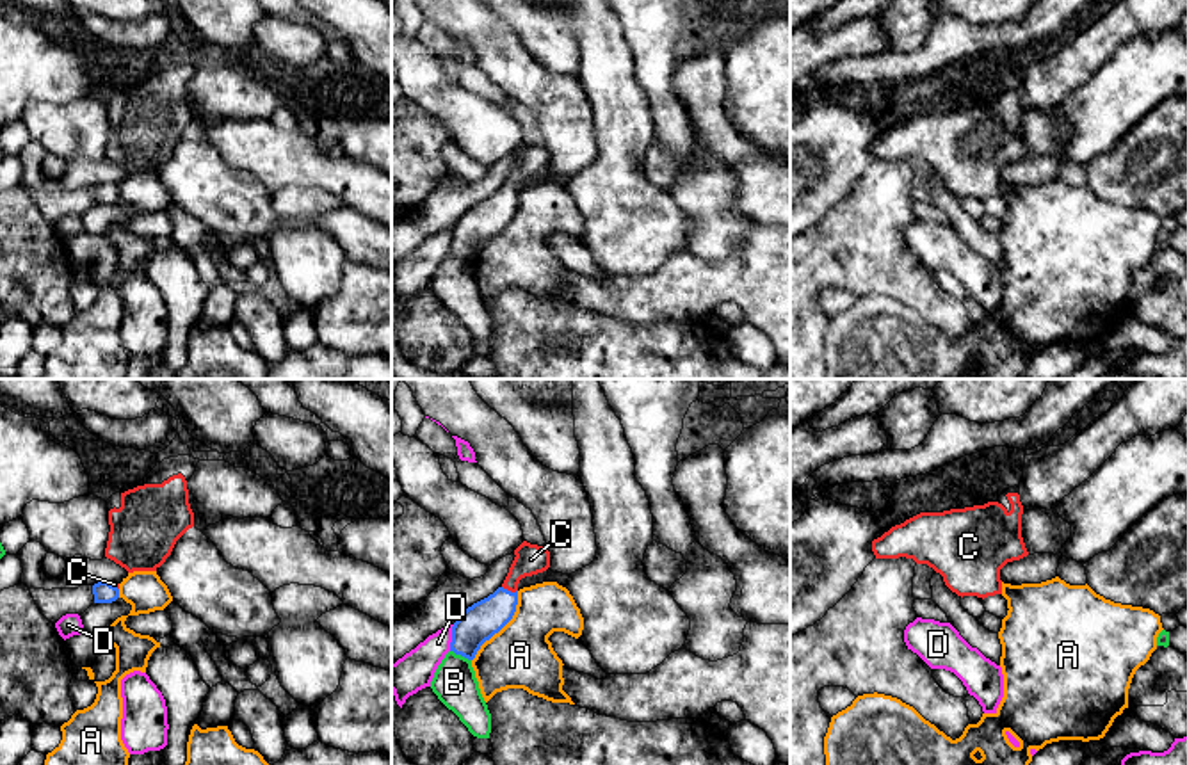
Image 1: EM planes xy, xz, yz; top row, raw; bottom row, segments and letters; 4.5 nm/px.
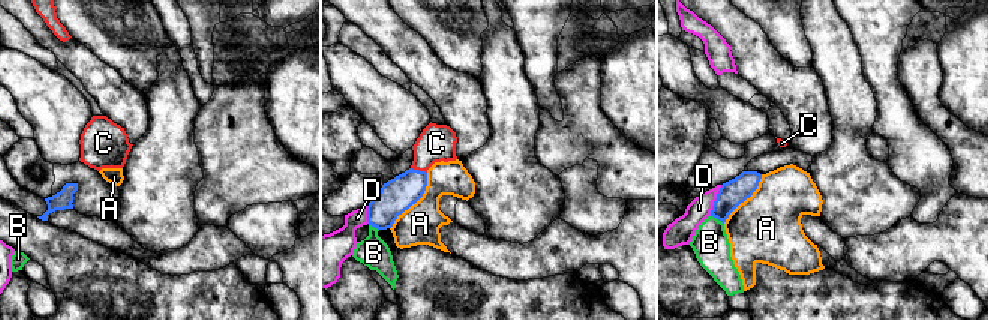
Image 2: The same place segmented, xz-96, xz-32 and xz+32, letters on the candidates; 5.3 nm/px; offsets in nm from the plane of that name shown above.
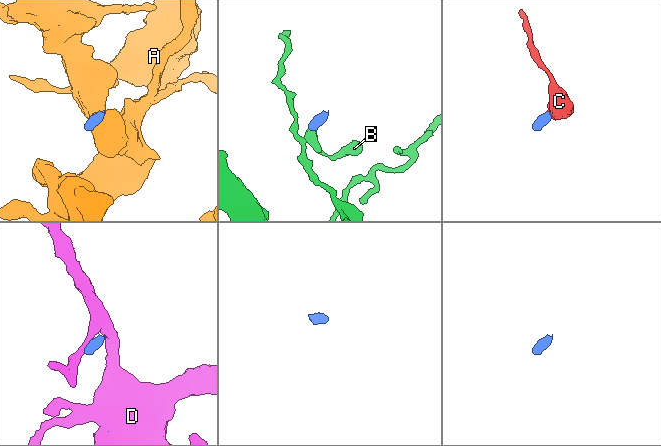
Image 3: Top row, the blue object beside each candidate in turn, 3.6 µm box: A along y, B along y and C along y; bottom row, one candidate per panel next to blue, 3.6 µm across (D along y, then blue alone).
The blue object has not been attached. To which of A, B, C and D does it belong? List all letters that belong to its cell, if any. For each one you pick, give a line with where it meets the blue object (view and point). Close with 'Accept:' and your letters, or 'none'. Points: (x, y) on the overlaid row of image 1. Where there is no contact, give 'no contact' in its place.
C: contact xz (509, 591)
Accept: C

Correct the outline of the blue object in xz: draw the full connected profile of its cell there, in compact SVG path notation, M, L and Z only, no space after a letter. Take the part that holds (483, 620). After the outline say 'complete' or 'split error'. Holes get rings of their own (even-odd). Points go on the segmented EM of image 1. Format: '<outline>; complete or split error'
M523 541L514 550L514 560L504 584L488 598L468 607L452 626L450 651L473 660L480 646L498 633L514 616L518 584L525 576L550 568L550 552Z; split error

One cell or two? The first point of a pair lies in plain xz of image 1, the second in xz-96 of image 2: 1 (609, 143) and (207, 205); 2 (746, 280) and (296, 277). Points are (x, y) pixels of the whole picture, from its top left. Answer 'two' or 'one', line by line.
1: two
2: one

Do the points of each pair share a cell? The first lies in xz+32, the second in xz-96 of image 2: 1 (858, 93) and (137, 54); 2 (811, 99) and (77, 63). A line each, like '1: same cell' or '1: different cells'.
1: different cells
2: same cell

